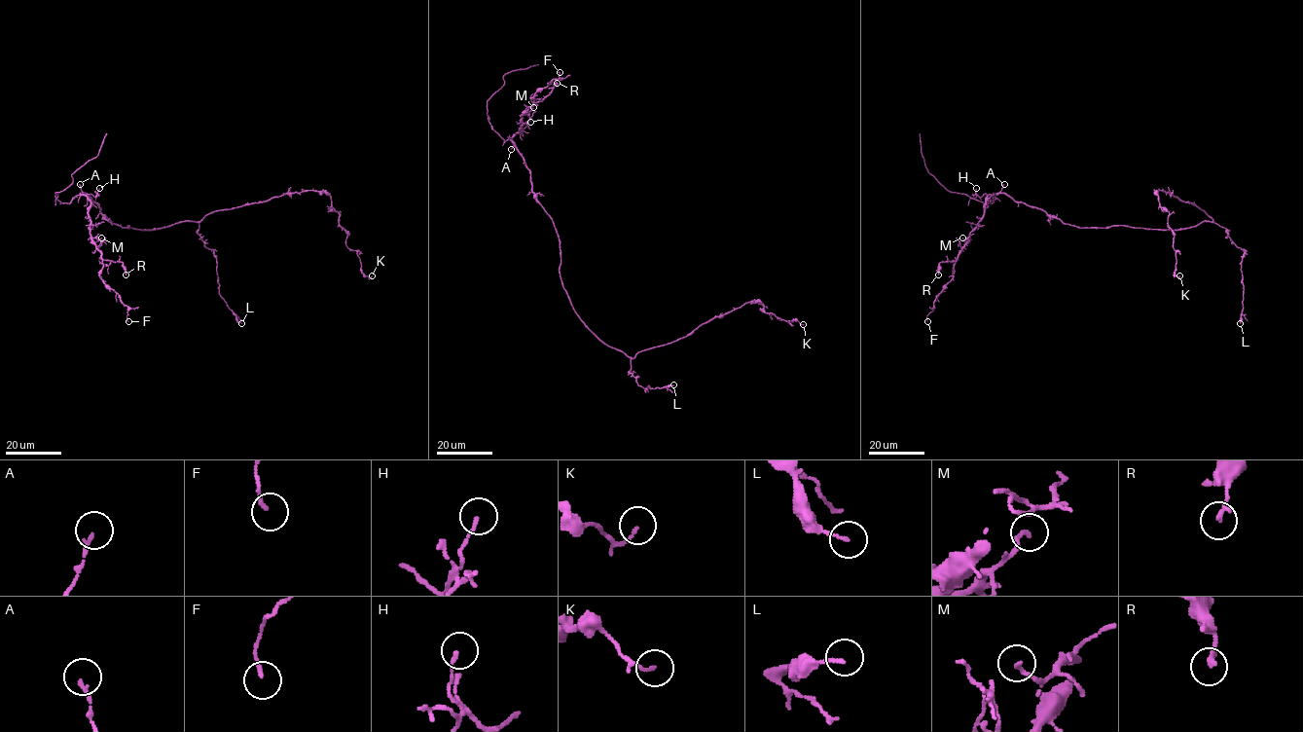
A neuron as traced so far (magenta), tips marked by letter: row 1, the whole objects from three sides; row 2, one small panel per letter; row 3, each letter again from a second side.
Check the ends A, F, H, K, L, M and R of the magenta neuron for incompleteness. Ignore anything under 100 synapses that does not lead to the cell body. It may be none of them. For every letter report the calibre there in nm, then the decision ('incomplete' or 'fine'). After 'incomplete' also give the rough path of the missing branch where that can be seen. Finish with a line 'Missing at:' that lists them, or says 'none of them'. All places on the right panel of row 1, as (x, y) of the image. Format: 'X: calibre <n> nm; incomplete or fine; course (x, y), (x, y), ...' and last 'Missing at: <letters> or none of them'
A: calibre 150 nm; fine
F: calibre 140 nm; fine
H: calibre 130 nm; fine
K: calibre 130 nm; fine
L: calibre 150 nm; fine
M: calibre 130 nm; fine
R: calibre 200 nm; fine
Missing at: none of them

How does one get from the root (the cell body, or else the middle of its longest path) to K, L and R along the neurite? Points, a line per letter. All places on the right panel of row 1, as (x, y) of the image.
K: (1153, 230), (1182, 230), (1212, 220), (1193, 203), (1157, 191), (1159, 204), (1169, 212), (1179, 275)
L: (1153, 230), (1182, 230), (1203, 221), (1215, 223), (1225, 229), (1230, 240), (1244, 250), (1240, 323)
R: (1153, 230), (1078, 228), (1004, 193), (989, 195), (969, 240), (956, 261), (939, 264), (938, 274)

